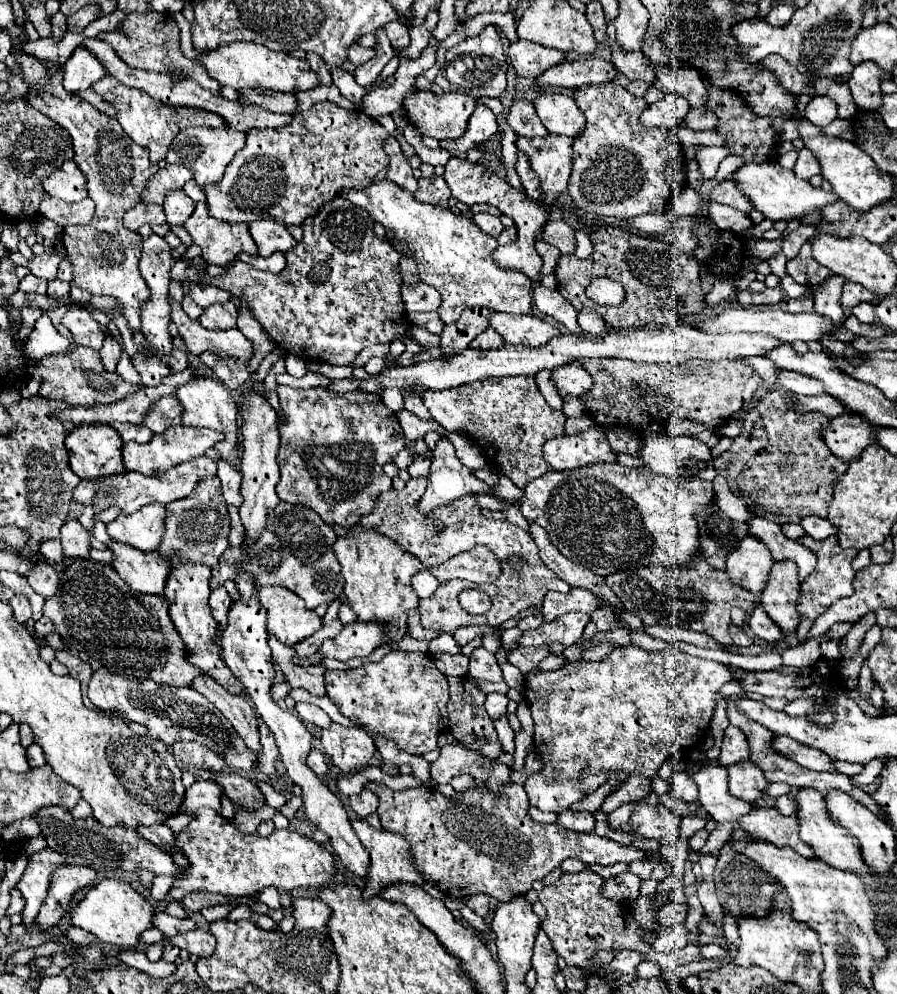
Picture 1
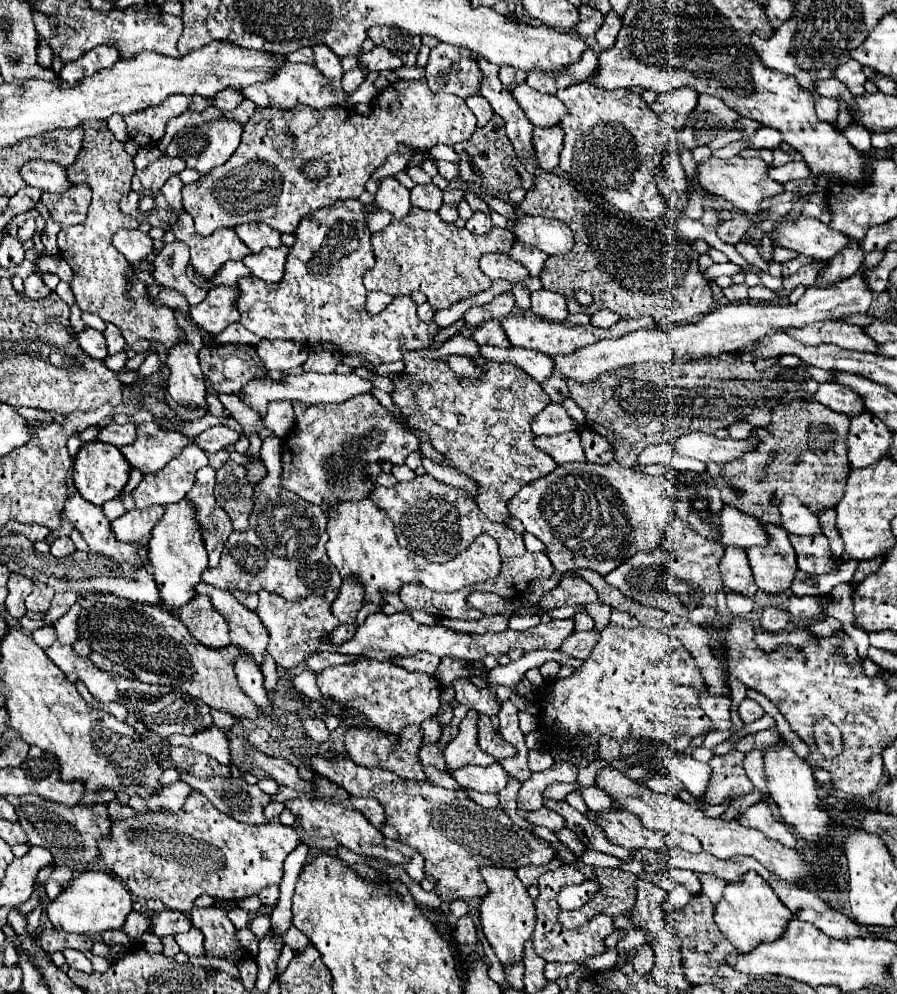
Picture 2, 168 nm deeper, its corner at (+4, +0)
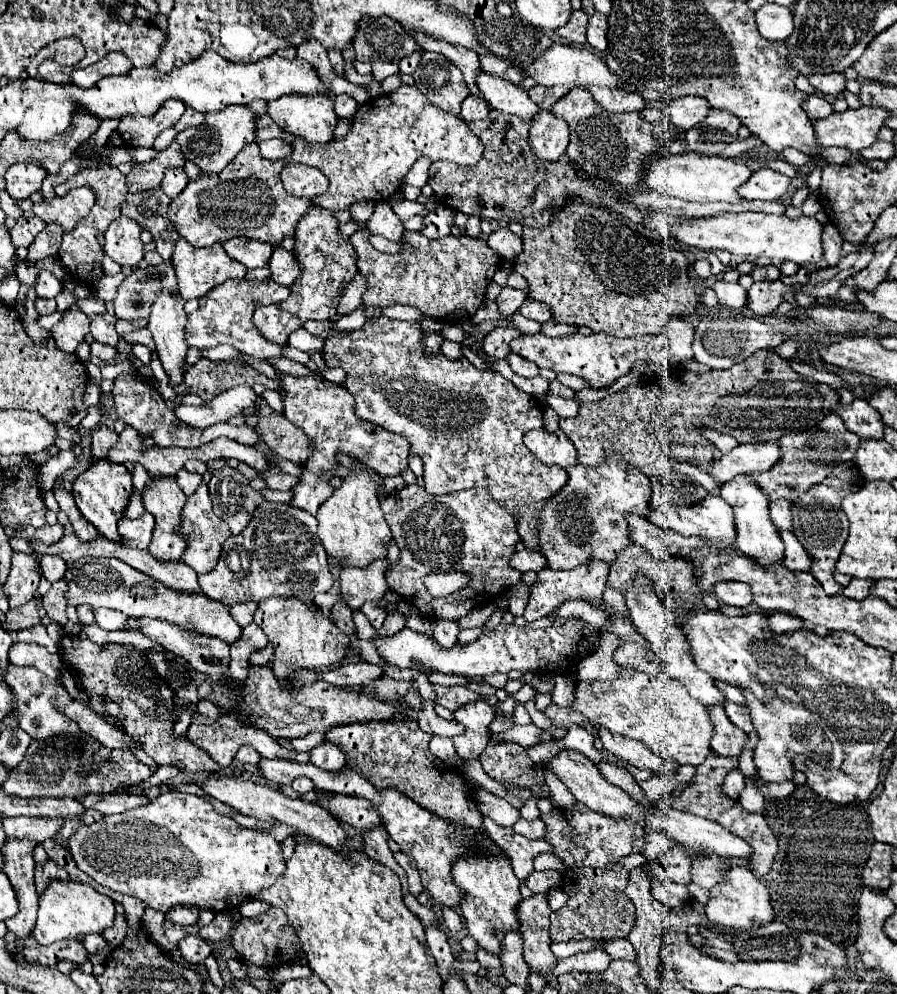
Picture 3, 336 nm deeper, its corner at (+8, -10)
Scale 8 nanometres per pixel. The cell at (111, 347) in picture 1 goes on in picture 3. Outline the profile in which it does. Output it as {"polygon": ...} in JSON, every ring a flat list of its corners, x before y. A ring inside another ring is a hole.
{"polygon":[[98,314,92,318,92,324,90,324,90,332,94,336,96,342,102,342,102,344,110,344,110,346,118,346,118,334,114,330,114,322,116,322,116,316,112,314]]}

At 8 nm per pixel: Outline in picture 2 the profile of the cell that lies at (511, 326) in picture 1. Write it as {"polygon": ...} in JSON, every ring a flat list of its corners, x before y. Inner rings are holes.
{"polygon":[[506,316,500,320,502,322,502,328,510,340,512,346,524,346,524,348,534,348,534,350,540,350,548,356,556,356,556,354,572,354,576,352,578,348,584,348,584,346,590,346,602,338,622,338,624,334,628,332,634,332,634,330,640,330,640,328,656,328,656,322,654,318,650,316,644,316,644,318,638,318,638,320,620,320,618,324,614,324,612,328,604,330,604,328,594,328,592,324,586,324,586,326,568,326,568,324,558,324,558,322,550,322,550,320,542,320,538,316]]}

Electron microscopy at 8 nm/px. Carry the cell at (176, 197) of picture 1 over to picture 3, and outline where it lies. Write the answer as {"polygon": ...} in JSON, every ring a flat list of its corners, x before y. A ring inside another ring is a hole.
{"polygon":[[168,168,166,170,166,176,164,176,164,180,162,180,162,192,170,198,170,200,174,200,184,188,186,188,186,184,188,184,188,176,184,174,184,170,176,170,176,168]]}

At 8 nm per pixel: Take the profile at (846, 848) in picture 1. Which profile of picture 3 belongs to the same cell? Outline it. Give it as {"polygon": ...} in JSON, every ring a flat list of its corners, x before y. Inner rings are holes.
{"polygon":[[742,690,742,694,746,696,746,706,750,710,754,728,758,732,758,746,754,750,754,764,756,764,756,772,760,780,766,782,782,782,782,780,794,780,794,762,792,758,796,754,806,754,808,758,812,758,812,762,820,764,822,768,840,768,842,760,844,760,844,752,842,746,838,742,838,738,834,736,834,732,830,732,828,724,814,712,806,710,806,708,798,708,798,704,790,704,790,700,782,700,780,696,776,696,774,700,770,700,770,704,762,704,752,692]]}

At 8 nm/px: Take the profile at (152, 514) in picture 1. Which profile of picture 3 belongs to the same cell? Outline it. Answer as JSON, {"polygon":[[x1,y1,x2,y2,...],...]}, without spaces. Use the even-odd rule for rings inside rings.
{"polygon":[[144,512,136,520,120,520,118,522,118,534,122,540,120,544,130,546,130,548,146,550,150,544,152,532,154,532,154,516,150,516,150,512]]}

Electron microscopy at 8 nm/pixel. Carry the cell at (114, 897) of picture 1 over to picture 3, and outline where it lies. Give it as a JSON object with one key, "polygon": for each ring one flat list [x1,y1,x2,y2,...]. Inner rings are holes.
{"polygon":[[52,880,48,890,40,896,38,920,36,920,36,926,32,930,32,936,42,946,54,944,54,942,64,940,64,938,76,940,80,934,102,932,102,930,114,926,114,916,116,916,116,904,106,894,96,892,88,884,78,884,72,880,66,880,66,882]]}

